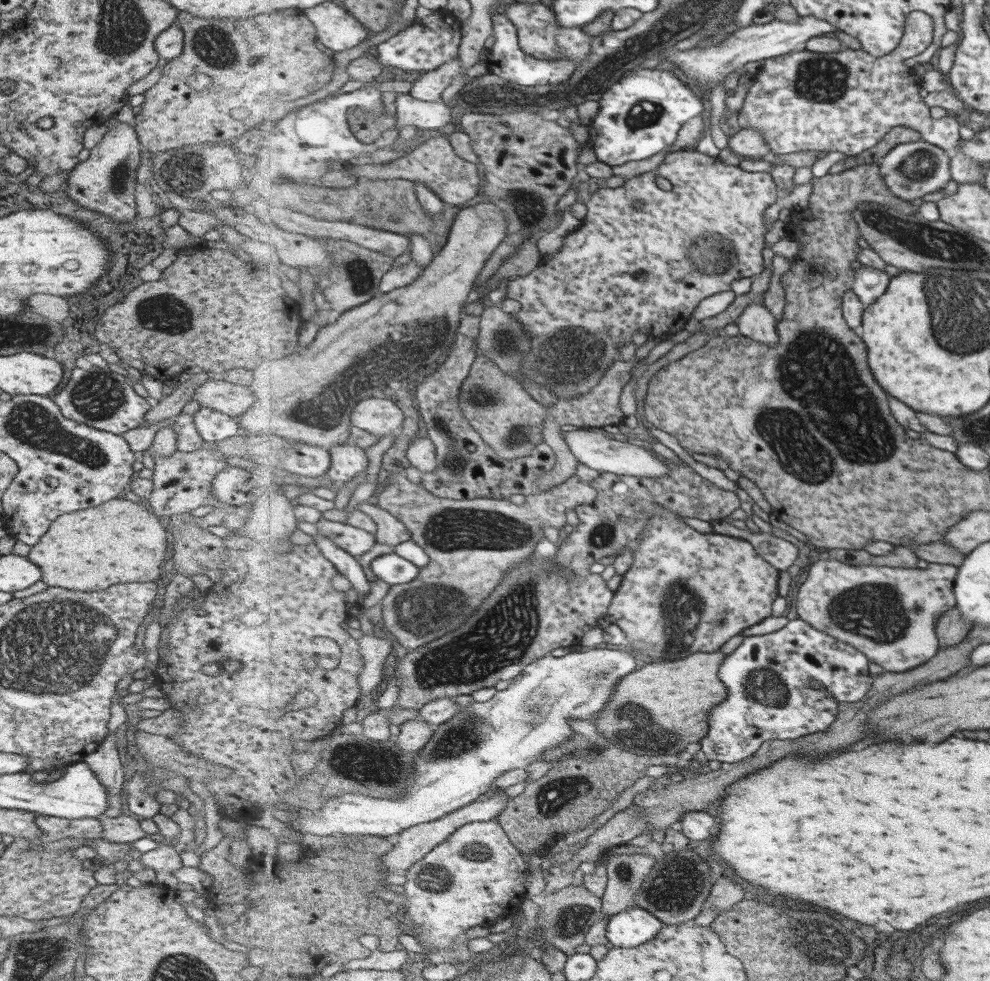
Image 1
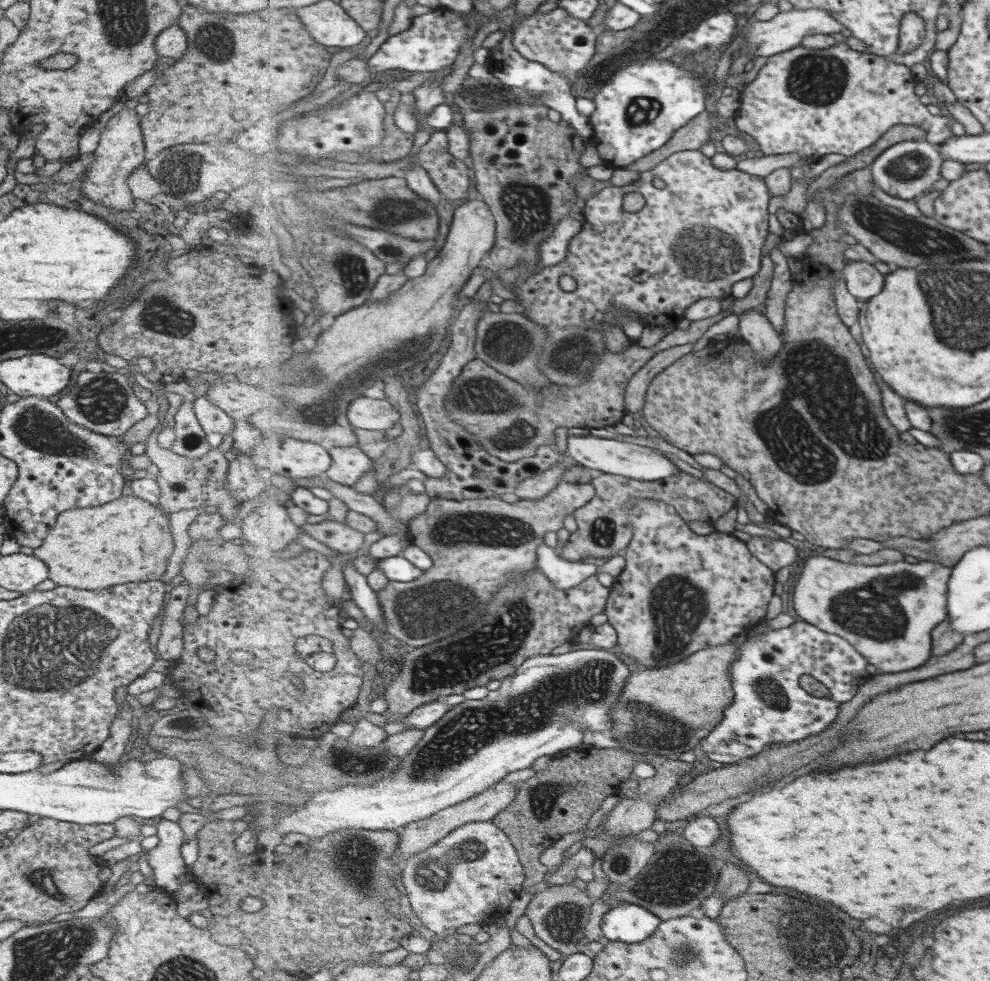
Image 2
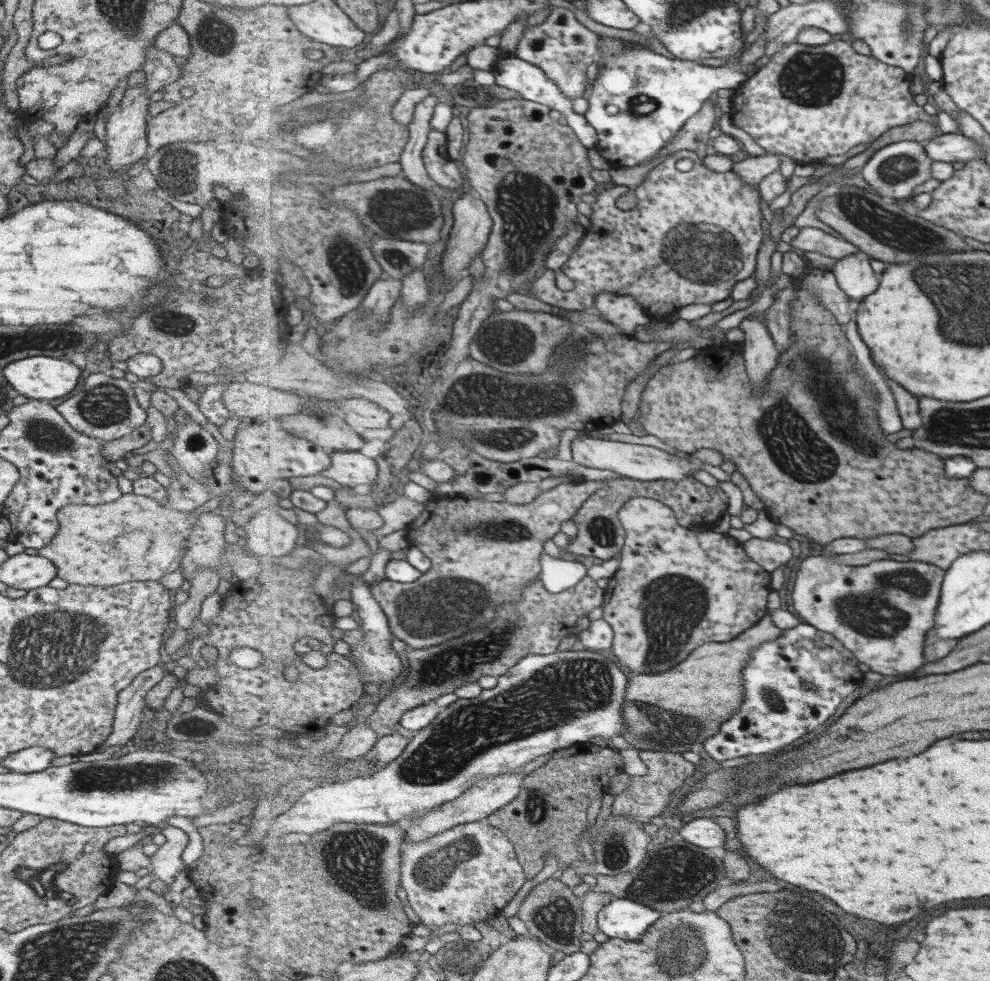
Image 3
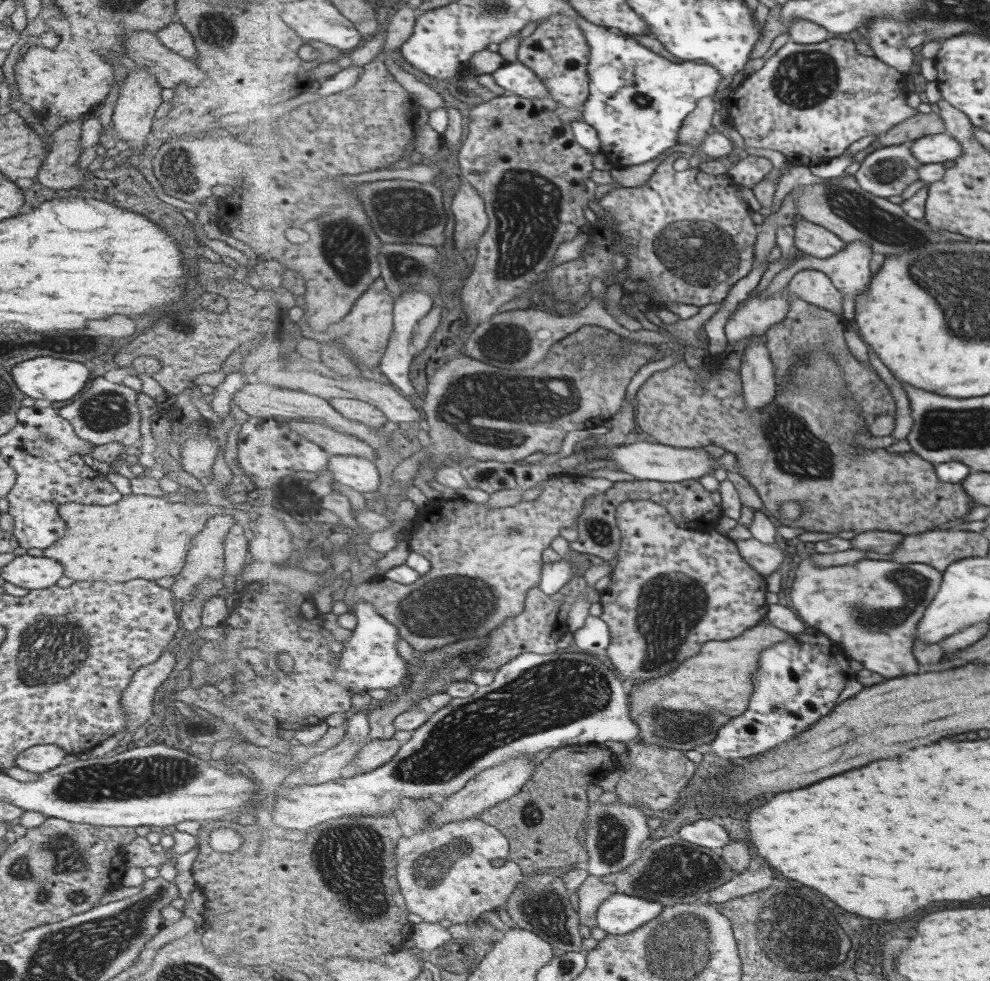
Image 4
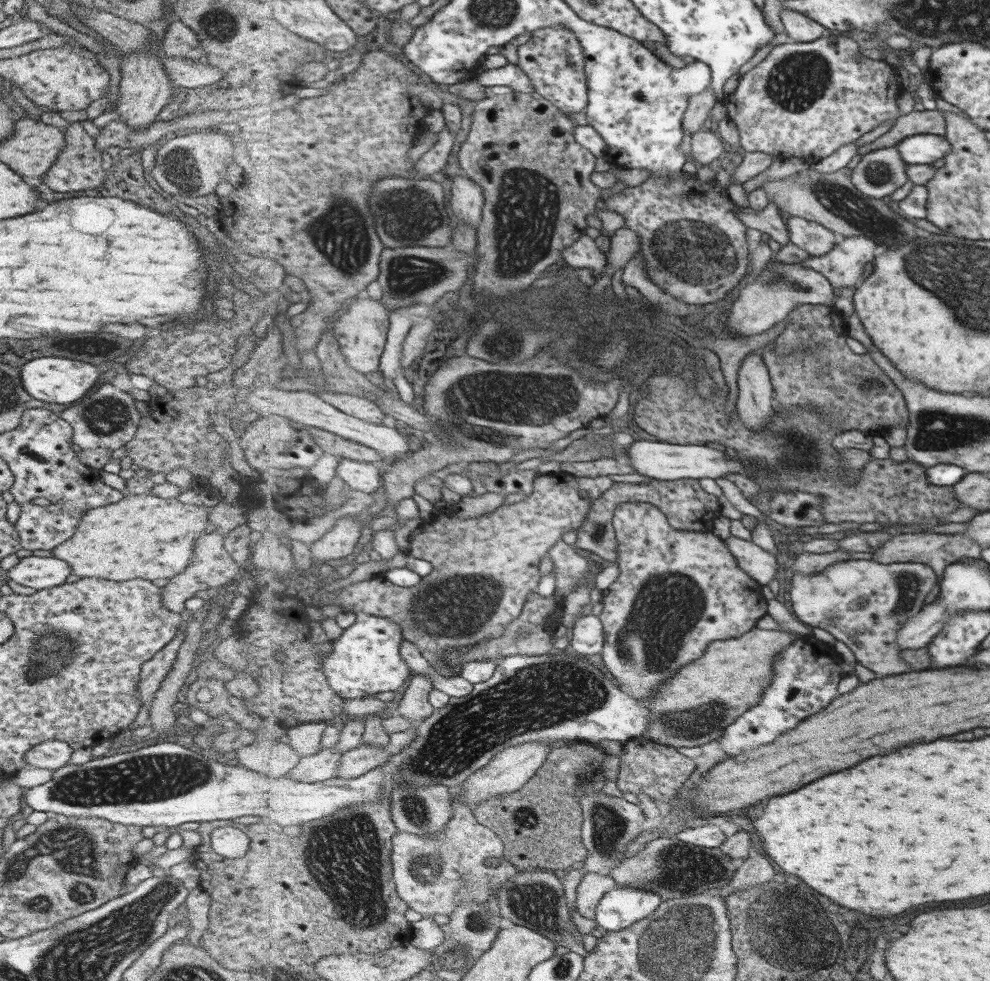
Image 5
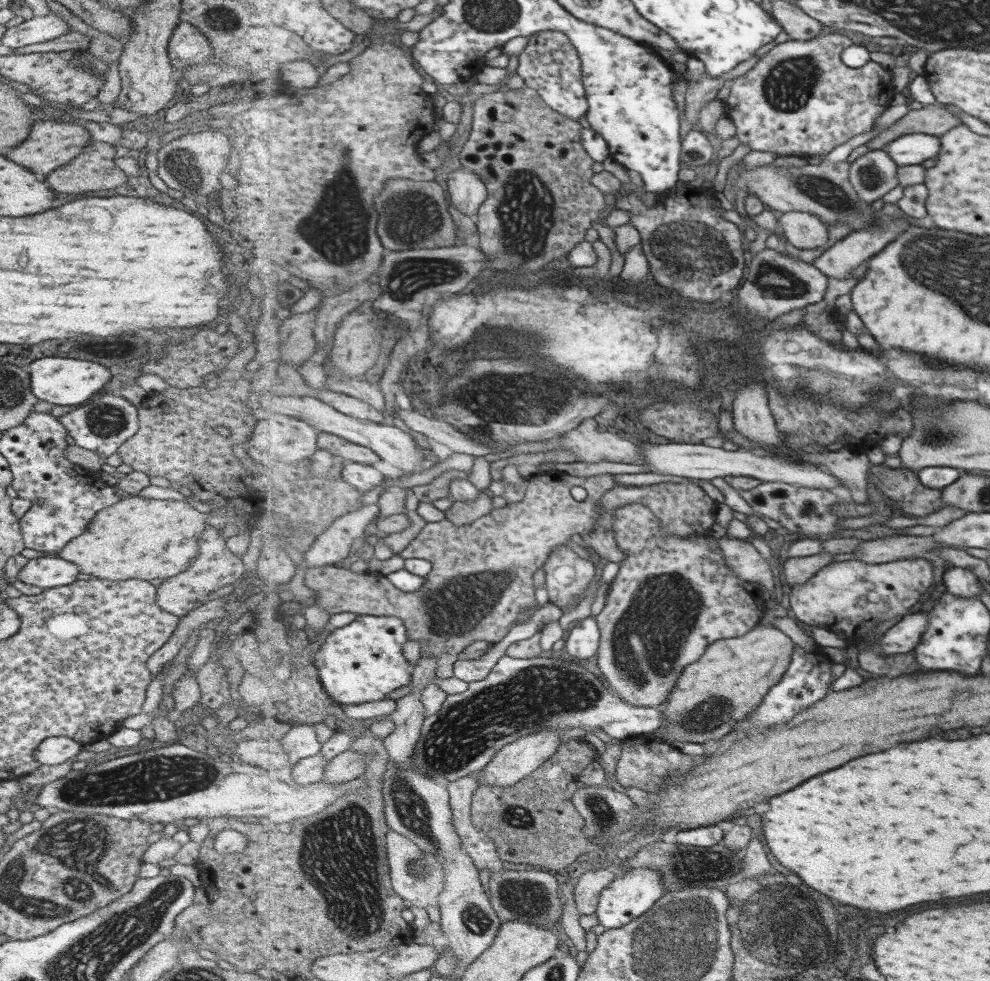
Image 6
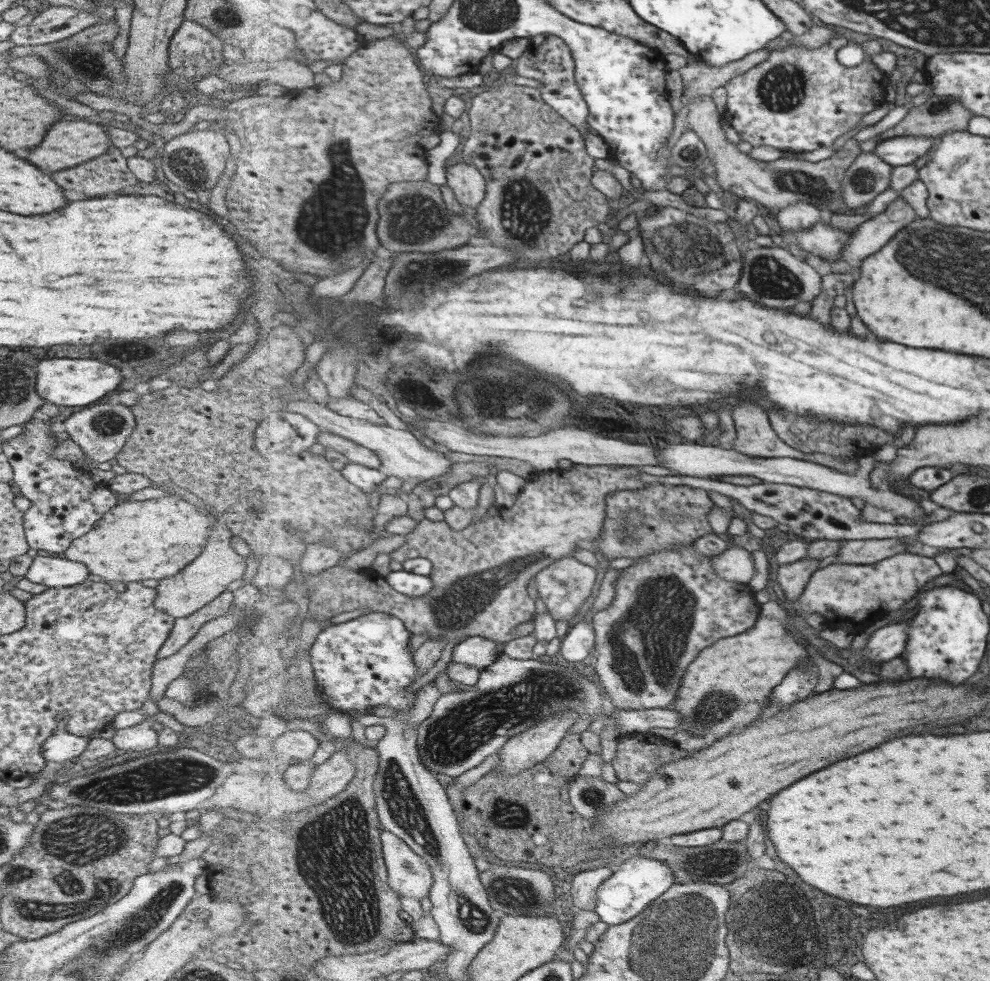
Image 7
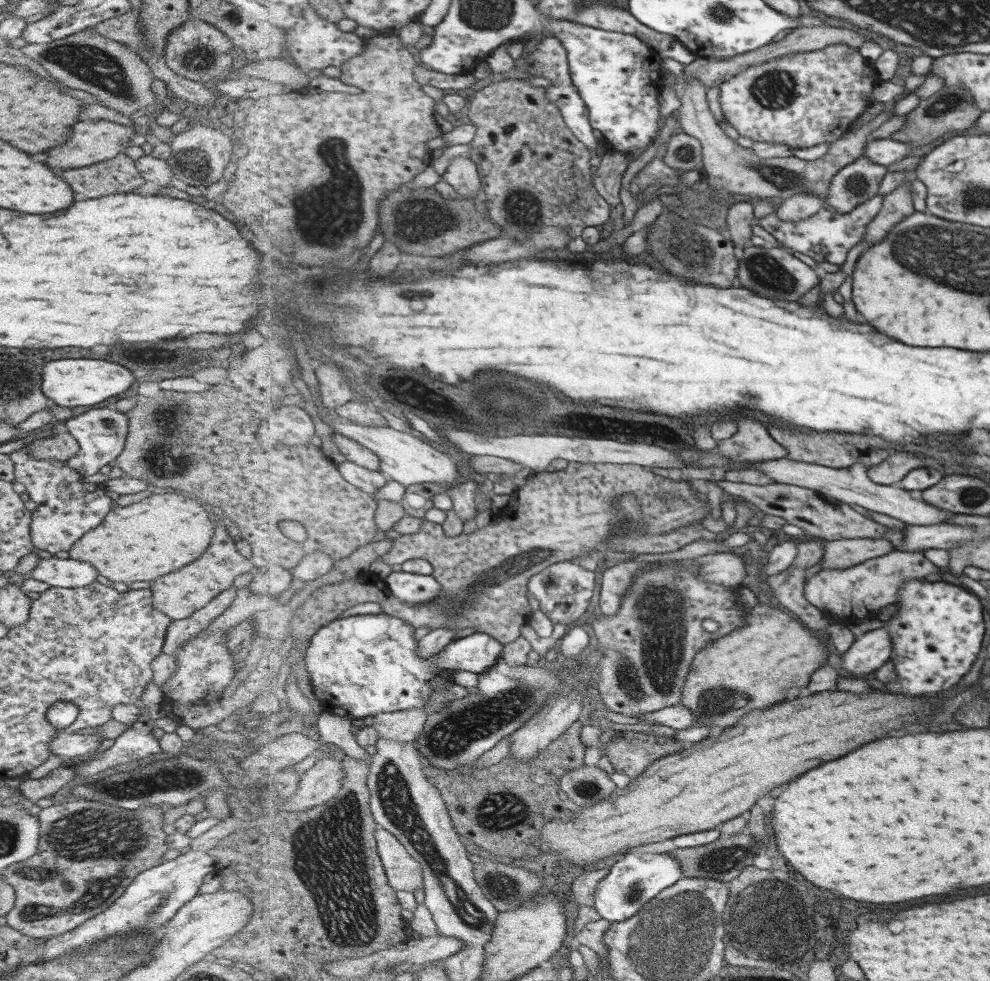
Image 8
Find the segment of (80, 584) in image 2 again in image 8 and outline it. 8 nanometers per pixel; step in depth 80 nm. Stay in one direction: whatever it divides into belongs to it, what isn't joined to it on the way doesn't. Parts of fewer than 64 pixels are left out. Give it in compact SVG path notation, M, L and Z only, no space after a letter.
M176 490L154 492L153 495L130 504L130 506L114 506L112 512L109 512L100 526L96 526L83 534L69 550L70 559L81 560L94 564L100 576L112 580L112 582L150 582L156 580L158 576L164 576L168 572L174 572L196 558L208 548L210 540L214 536L214 522L208 518L208 512L198 504L198 500L192 500L194 496L184 498L178 494L189 494Z

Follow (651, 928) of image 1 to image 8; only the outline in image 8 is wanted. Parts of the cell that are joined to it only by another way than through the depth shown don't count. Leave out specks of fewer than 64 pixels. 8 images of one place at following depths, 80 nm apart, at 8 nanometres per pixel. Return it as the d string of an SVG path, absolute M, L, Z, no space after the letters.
M669 846L664 852L631 854L627 852L625 858L615 863L610 875L602 880L597 890L596 906L602 918L611 920L613 923L630 920L653 901L660 897L666 889L684 879L685 870L682 861L677 855L671 854Z

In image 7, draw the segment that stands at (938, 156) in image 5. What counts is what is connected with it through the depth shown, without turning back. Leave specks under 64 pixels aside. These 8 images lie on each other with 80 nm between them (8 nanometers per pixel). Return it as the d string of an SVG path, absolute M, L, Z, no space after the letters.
M928 136L897 137L878 144L875 153L886 159L892 166L900 167L913 165L922 156L931 155L935 138Z

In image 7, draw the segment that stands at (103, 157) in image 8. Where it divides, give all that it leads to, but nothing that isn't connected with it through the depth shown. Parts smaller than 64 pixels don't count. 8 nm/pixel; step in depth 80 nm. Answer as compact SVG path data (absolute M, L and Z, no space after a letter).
M80 118L75 121L58 122L48 128L44 140L36 148L26 150L20 158L32 162L34 166L38 166L42 170L66 170L80 166L88 160L94 160L94 157L103 155L108 148L114 148L107 134L107 128L108 126L94 125L92 122L82 121Z

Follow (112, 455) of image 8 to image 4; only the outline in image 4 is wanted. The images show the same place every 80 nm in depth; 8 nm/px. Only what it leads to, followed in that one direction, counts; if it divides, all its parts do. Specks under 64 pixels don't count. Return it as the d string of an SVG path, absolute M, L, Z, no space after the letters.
M102 377L94 378L86 384L86 390L77 394L69 404L59 408L62 415L74 427L75 433L89 443L105 445L120 443L124 446L140 440L140 409L136 405L137 392L122 384L108 382Z

